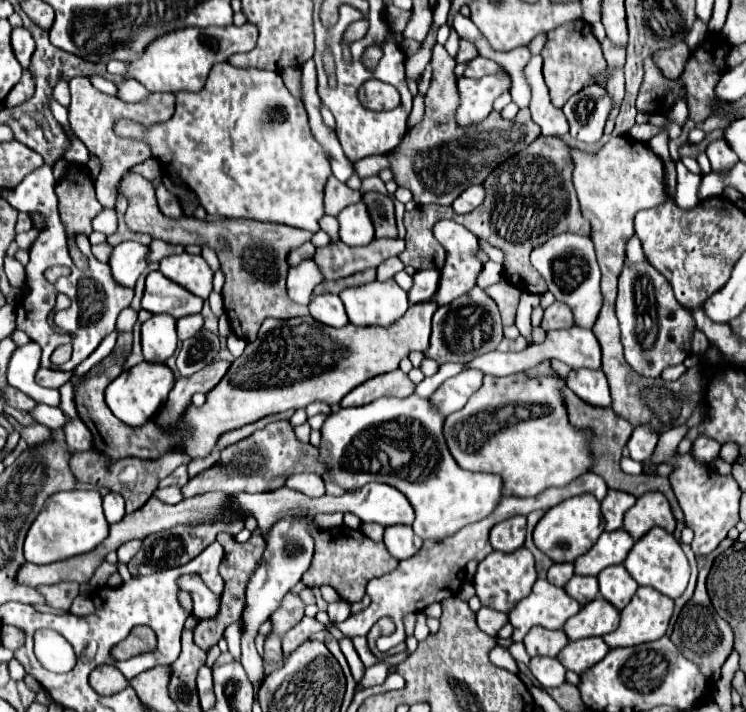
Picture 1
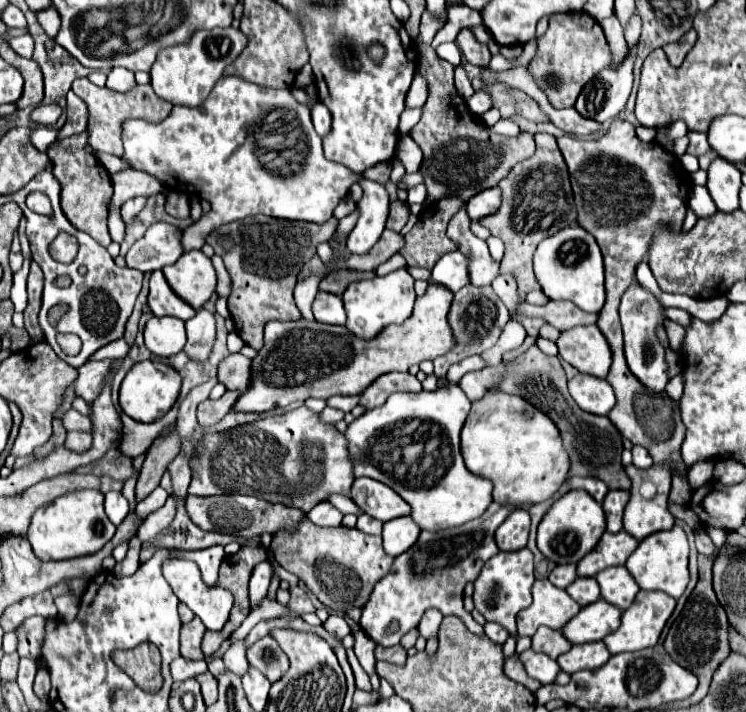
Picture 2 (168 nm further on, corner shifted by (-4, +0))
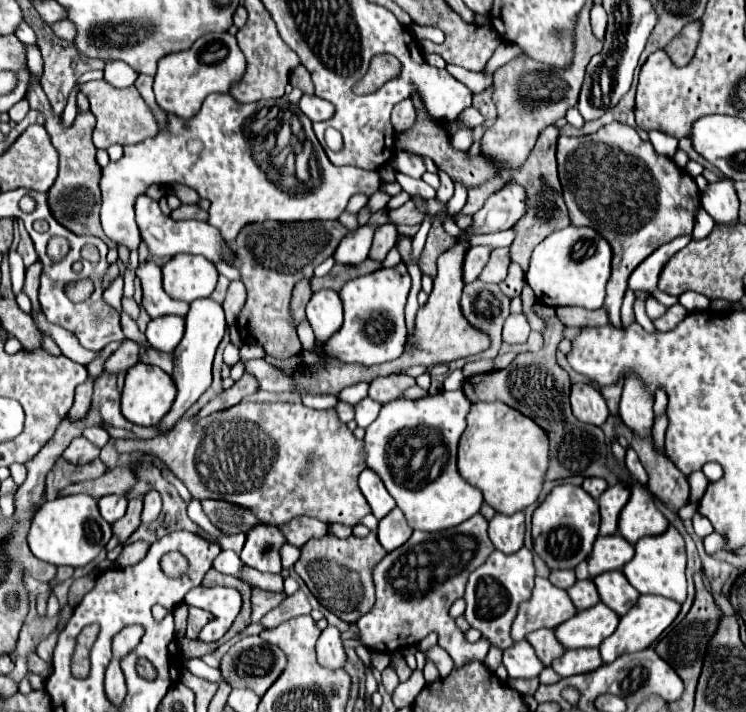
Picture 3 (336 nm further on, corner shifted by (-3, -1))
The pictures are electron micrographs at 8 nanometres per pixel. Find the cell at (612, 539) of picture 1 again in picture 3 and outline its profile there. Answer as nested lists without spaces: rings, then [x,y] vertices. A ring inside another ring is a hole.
[[[613,534],[613,536],[599,536],[595,540],[593,552],[589,554],[587,560],[583,560],[575,572],[577,572],[577,580],[593,580],[597,574],[609,572],[609,570],[621,570],[631,558],[633,558],[635,550],[633,546],[621,536],[621,534]]]

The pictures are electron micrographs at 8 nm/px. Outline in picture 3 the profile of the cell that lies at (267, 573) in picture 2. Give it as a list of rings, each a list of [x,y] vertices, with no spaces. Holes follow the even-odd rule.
[[[267,524],[255,526],[247,534],[241,560],[259,572],[279,574],[281,572],[281,558],[279,558],[281,544],[285,544],[285,538],[283,534],[279,534],[275,526],[267,526]]]

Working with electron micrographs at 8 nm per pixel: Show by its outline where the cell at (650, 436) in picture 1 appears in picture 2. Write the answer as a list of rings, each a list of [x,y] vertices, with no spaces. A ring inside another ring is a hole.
[[[632,447],[632,463],[640,469],[648,469],[652,467],[652,457],[644,447]]]

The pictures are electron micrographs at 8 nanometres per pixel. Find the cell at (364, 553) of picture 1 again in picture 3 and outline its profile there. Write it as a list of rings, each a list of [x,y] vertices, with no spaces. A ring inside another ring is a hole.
[[[329,532],[321,538],[311,538],[301,548],[301,556],[293,568],[321,606],[325,606],[345,622],[357,622],[375,602],[373,568],[381,562],[385,554],[387,552],[373,532],[367,538],[349,536],[343,540]]]

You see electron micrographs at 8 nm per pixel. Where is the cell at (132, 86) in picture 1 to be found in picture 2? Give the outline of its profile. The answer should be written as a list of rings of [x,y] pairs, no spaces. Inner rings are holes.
[[[114,67],[114,69],[110,71],[110,75],[108,75],[108,81],[106,81],[106,87],[108,87],[108,89],[120,91],[120,93],[132,89],[134,85],[136,85],[134,73],[128,71],[128,69],[124,69],[124,67]]]

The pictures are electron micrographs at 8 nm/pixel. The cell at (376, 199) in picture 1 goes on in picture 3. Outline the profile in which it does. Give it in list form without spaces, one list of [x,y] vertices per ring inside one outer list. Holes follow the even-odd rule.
[[[411,200],[405,202],[403,206],[395,208],[395,210],[389,210],[389,222],[393,222],[395,226],[399,226],[399,224],[409,224],[409,226],[411,226],[411,224],[421,224],[423,216],[425,216],[425,214],[421,214],[421,212],[413,206]]]

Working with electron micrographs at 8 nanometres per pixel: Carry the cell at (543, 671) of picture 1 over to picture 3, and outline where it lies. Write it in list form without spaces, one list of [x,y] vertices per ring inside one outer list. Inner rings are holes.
[[[515,642],[515,646],[503,650],[503,664],[511,678],[537,678],[545,664],[537,658],[529,642]]]

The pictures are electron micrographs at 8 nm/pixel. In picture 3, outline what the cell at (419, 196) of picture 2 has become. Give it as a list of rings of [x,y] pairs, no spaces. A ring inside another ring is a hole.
[[[396,173],[395,180],[401,184],[401,188],[405,190],[405,192],[409,192],[411,196],[421,196],[421,198],[435,198],[435,188],[431,188],[429,184],[425,184],[423,180],[413,180],[413,178],[409,178],[409,176],[405,176],[405,174]]]

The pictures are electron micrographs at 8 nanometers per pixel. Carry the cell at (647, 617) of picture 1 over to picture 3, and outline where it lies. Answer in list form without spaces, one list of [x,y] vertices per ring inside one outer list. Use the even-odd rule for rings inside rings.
[[[639,596],[637,604],[621,618],[617,630],[605,638],[599,646],[601,650],[601,658],[603,662],[613,662],[615,658],[619,658],[621,654],[627,654],[627,652],[639,652],[639,650],[645,650],[649,648],[657,638],[659,634],[677,618],[681,610],[681,604],[677,604],[675,600],[669,600],[669,598],[661,598],[661,596]]]

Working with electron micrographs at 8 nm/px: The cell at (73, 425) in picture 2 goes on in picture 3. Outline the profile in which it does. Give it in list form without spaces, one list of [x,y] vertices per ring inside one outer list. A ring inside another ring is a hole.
[[[87,426],[85,430],[83,430],[83,436],[87,438],[87,440],[91,440],[95,446],[99,446],[99,448],[103,448],[107,442],[109,442],[109,434],[101,428],[101,426]]]

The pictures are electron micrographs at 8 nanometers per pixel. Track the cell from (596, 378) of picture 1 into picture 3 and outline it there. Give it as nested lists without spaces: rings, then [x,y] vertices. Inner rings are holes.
[[[577,382],[571,386],[571,408],[581,422],[595,426],[601,426],[609,416],[607,402],[599,388],[585,382]]]

